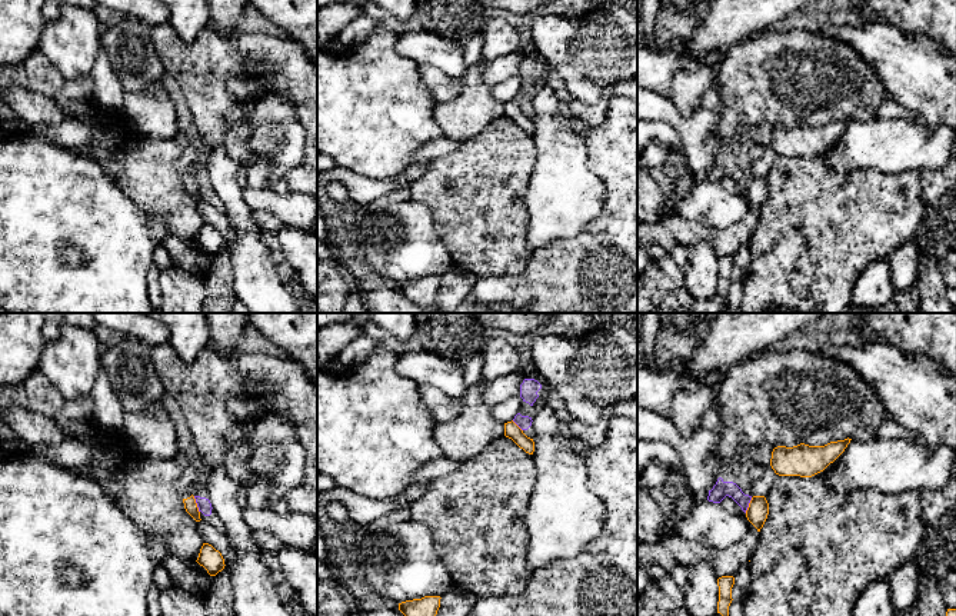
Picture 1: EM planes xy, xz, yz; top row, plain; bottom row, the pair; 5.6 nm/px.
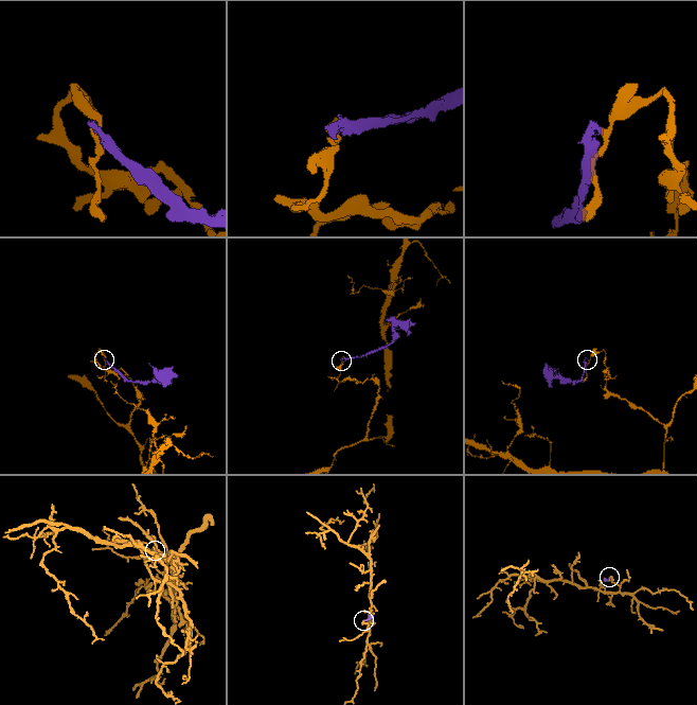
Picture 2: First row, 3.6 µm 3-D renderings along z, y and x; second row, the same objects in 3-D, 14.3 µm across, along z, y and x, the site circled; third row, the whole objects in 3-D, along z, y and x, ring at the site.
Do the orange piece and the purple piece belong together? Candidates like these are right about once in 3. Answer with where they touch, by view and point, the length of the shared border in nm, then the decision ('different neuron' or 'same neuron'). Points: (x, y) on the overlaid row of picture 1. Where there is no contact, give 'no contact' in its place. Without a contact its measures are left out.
xy (196, 505) | 100 nm | different neuron

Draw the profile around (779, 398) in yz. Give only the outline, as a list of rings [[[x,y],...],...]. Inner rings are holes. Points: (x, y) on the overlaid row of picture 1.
[[[773,347],[722,374],[717,413],[722,457],[760,443],[775,449],[847,437],[870,442],[889,417],[876,390],[845,362]]]

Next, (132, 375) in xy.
[[[137,339],[121,340],[101,356],[113,392],[127,413],[161,404],[164,386],[154,370],[151,347]]]

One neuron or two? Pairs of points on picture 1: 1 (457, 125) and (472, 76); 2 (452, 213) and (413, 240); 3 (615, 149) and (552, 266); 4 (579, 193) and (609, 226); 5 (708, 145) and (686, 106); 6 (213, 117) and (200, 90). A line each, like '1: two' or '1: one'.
1: one
2: two
3: one
4: two
5: two
6: one

